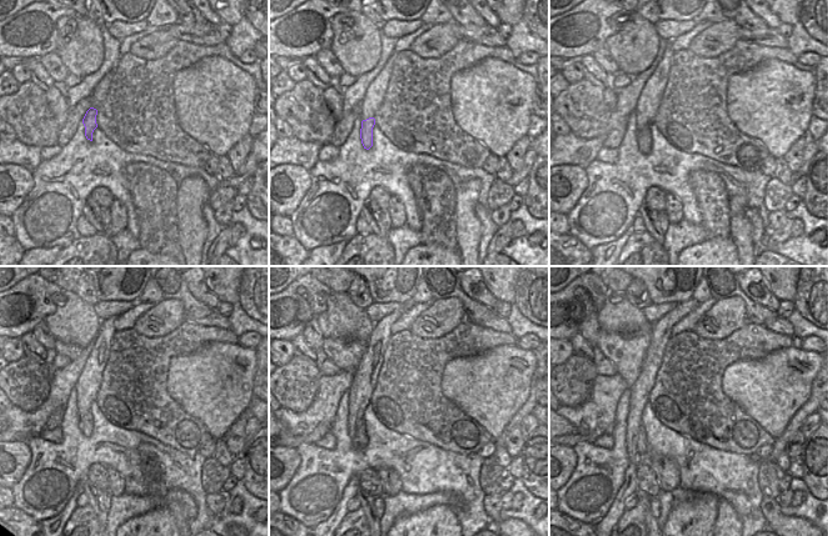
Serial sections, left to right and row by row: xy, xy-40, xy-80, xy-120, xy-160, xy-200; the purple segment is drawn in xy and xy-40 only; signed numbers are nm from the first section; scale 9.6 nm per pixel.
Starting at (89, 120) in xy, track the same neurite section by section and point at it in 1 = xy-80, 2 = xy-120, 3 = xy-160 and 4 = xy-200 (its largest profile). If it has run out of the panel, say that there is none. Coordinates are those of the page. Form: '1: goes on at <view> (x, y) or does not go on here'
1: goes on at xy-80 (644, 136)
2: goes on at xy-120 (85, 425)
3: goes on at xy-160 (359, 440)
4: goes on at xy-200 (641, 445)

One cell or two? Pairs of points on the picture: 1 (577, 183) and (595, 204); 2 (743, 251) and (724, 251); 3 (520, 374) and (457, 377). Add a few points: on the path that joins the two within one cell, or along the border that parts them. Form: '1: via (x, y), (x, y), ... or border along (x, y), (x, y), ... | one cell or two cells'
1: border along (585, 169), (587, 189), (567, 215) | two cells
2: border along (729, 238), (738, 253) | two cells
3: via (504, 374), (500, 377), (473, 377) | one cell

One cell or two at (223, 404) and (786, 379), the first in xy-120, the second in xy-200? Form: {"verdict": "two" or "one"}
{"verdict": "one"}

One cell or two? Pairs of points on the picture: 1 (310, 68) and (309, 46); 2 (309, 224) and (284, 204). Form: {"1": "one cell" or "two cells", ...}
{"1": "two cells", "2": "two cells"}

